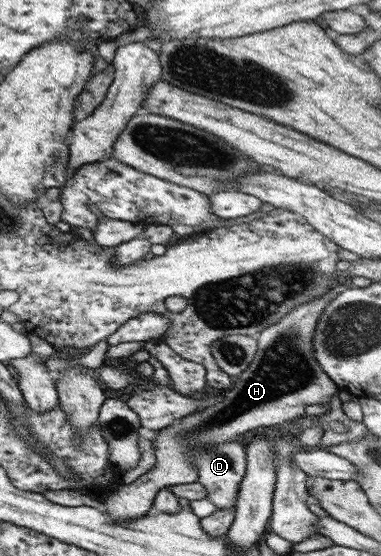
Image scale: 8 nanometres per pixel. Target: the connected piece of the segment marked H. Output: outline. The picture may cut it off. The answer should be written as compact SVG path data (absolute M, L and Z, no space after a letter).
M325 295L310 302L305 302L304 305L288 312L275 324L257 333L257 350L254 359L238 375L236 382L232 383L227 390L220 392L219 398L212 403L210 402L210 406L204 407L202 411L196 411L189 416L183 417L179 422L173 422L169 426L158 430L158 436L154 436L150 440L152 442L152 454L154 454L152 467L128 484L117 483L116 488L103 500L102 511L110 513L114 519L132 519L144 515L144 513L151 511L153 496L162 487L197 481L198 471L190 461L190 453L188 453L190 448L194 448L194 446L196 448L204 448L204 446L208 448L208 446L214 446L214 444L220 444L220 442L230 442L234 436L258 427L277 430L287 422L305 415L304 406L308 406L308 404L327 405L330 398L336 394L337 386L318 366L313 358L311 348L314 326L322 310L328 304L324 299Z

